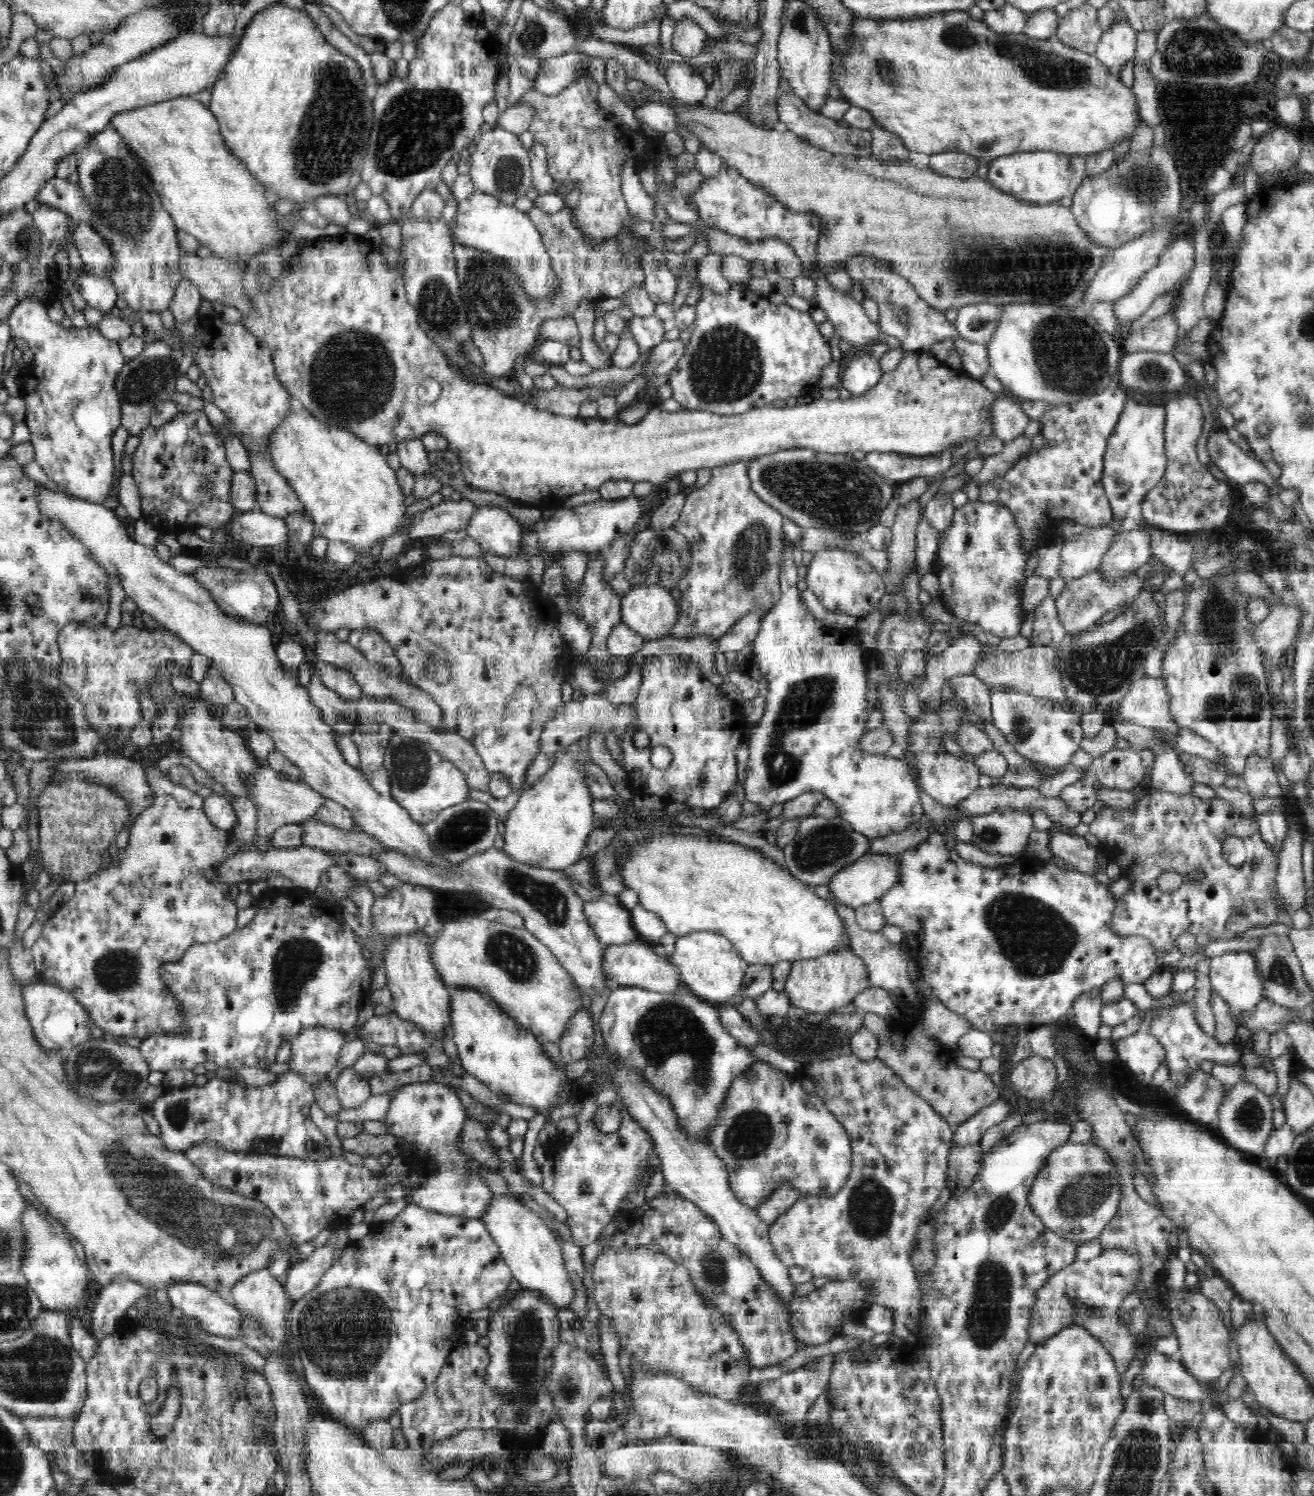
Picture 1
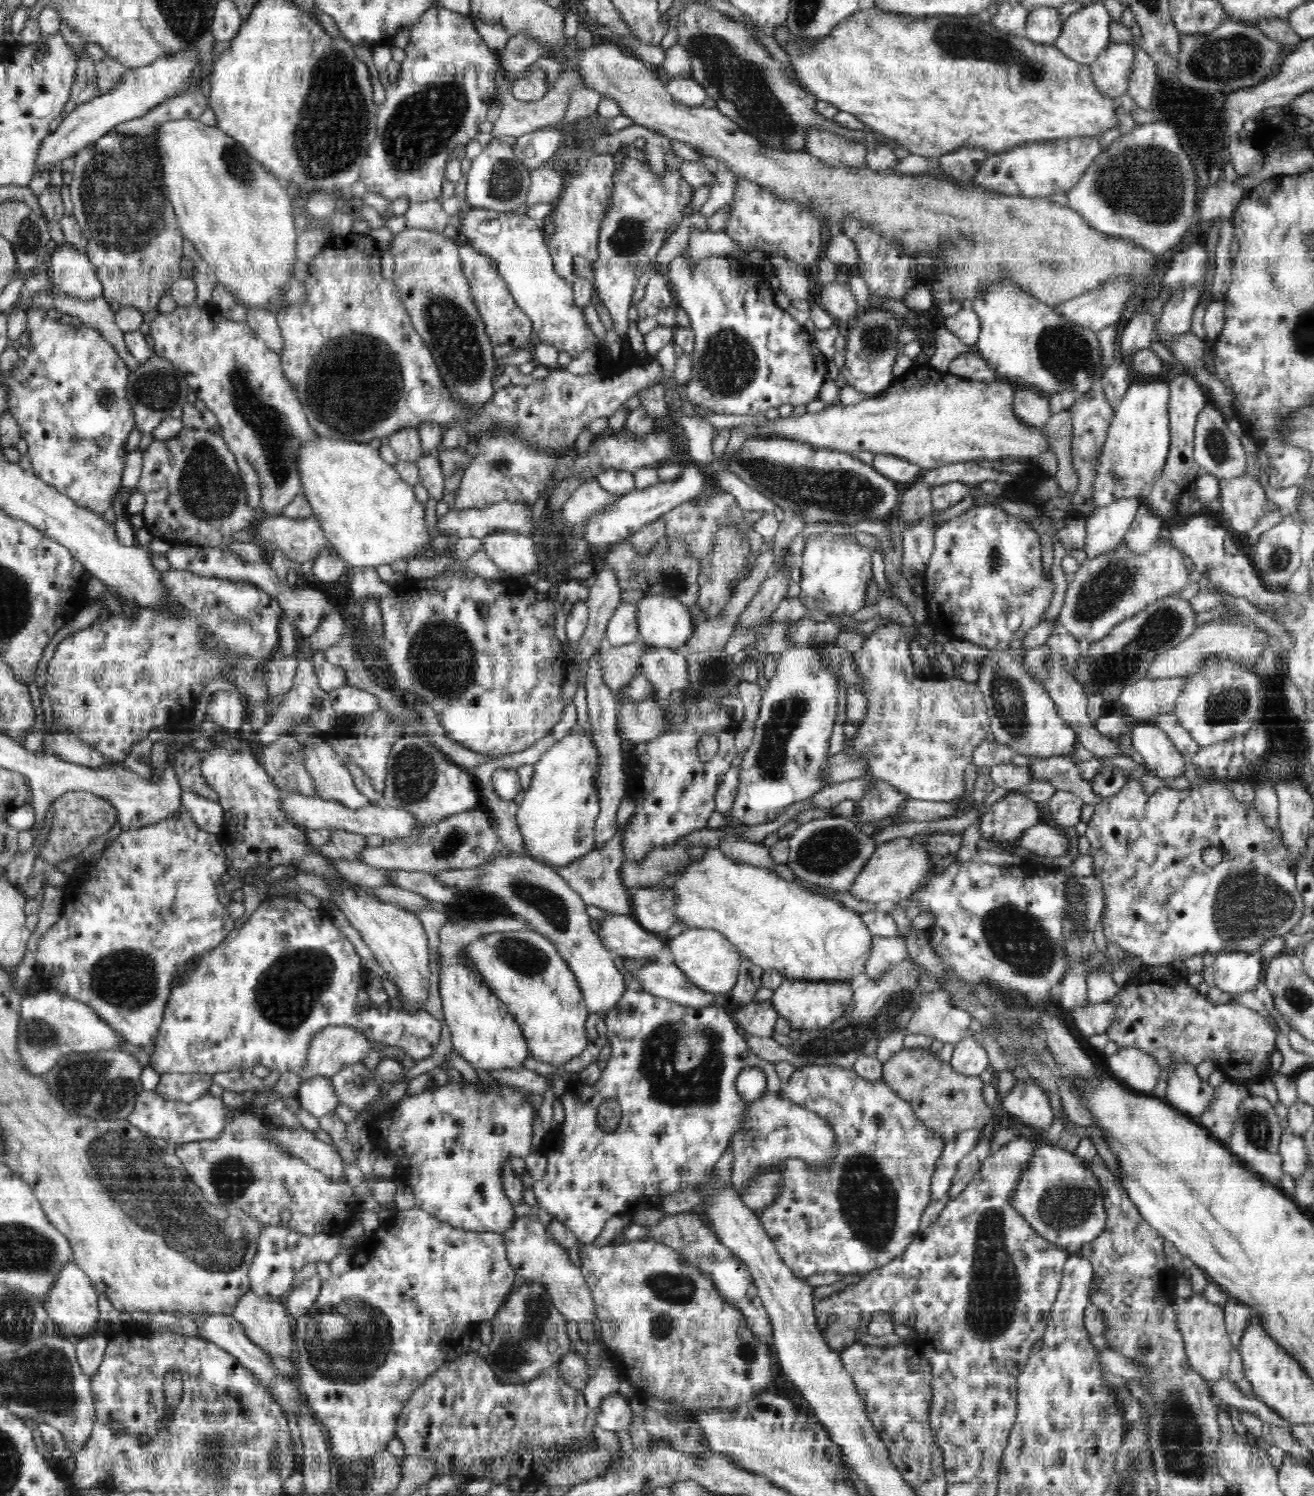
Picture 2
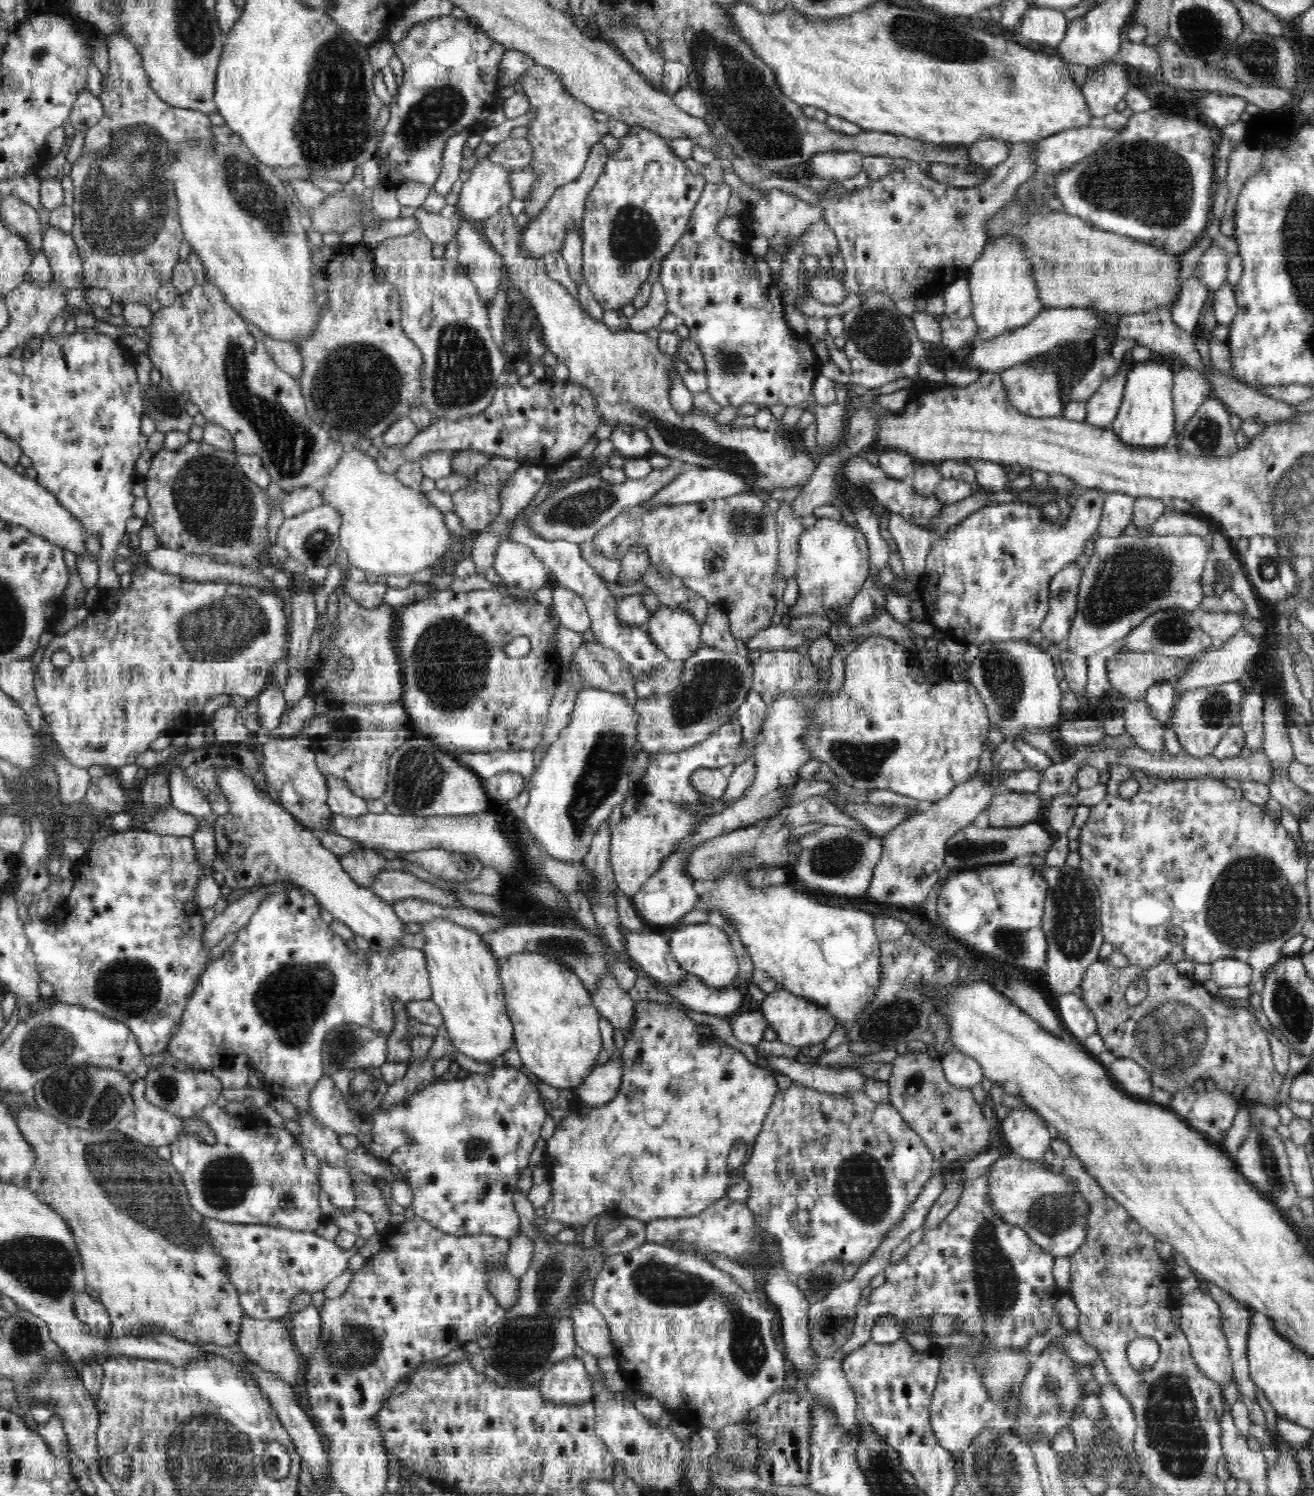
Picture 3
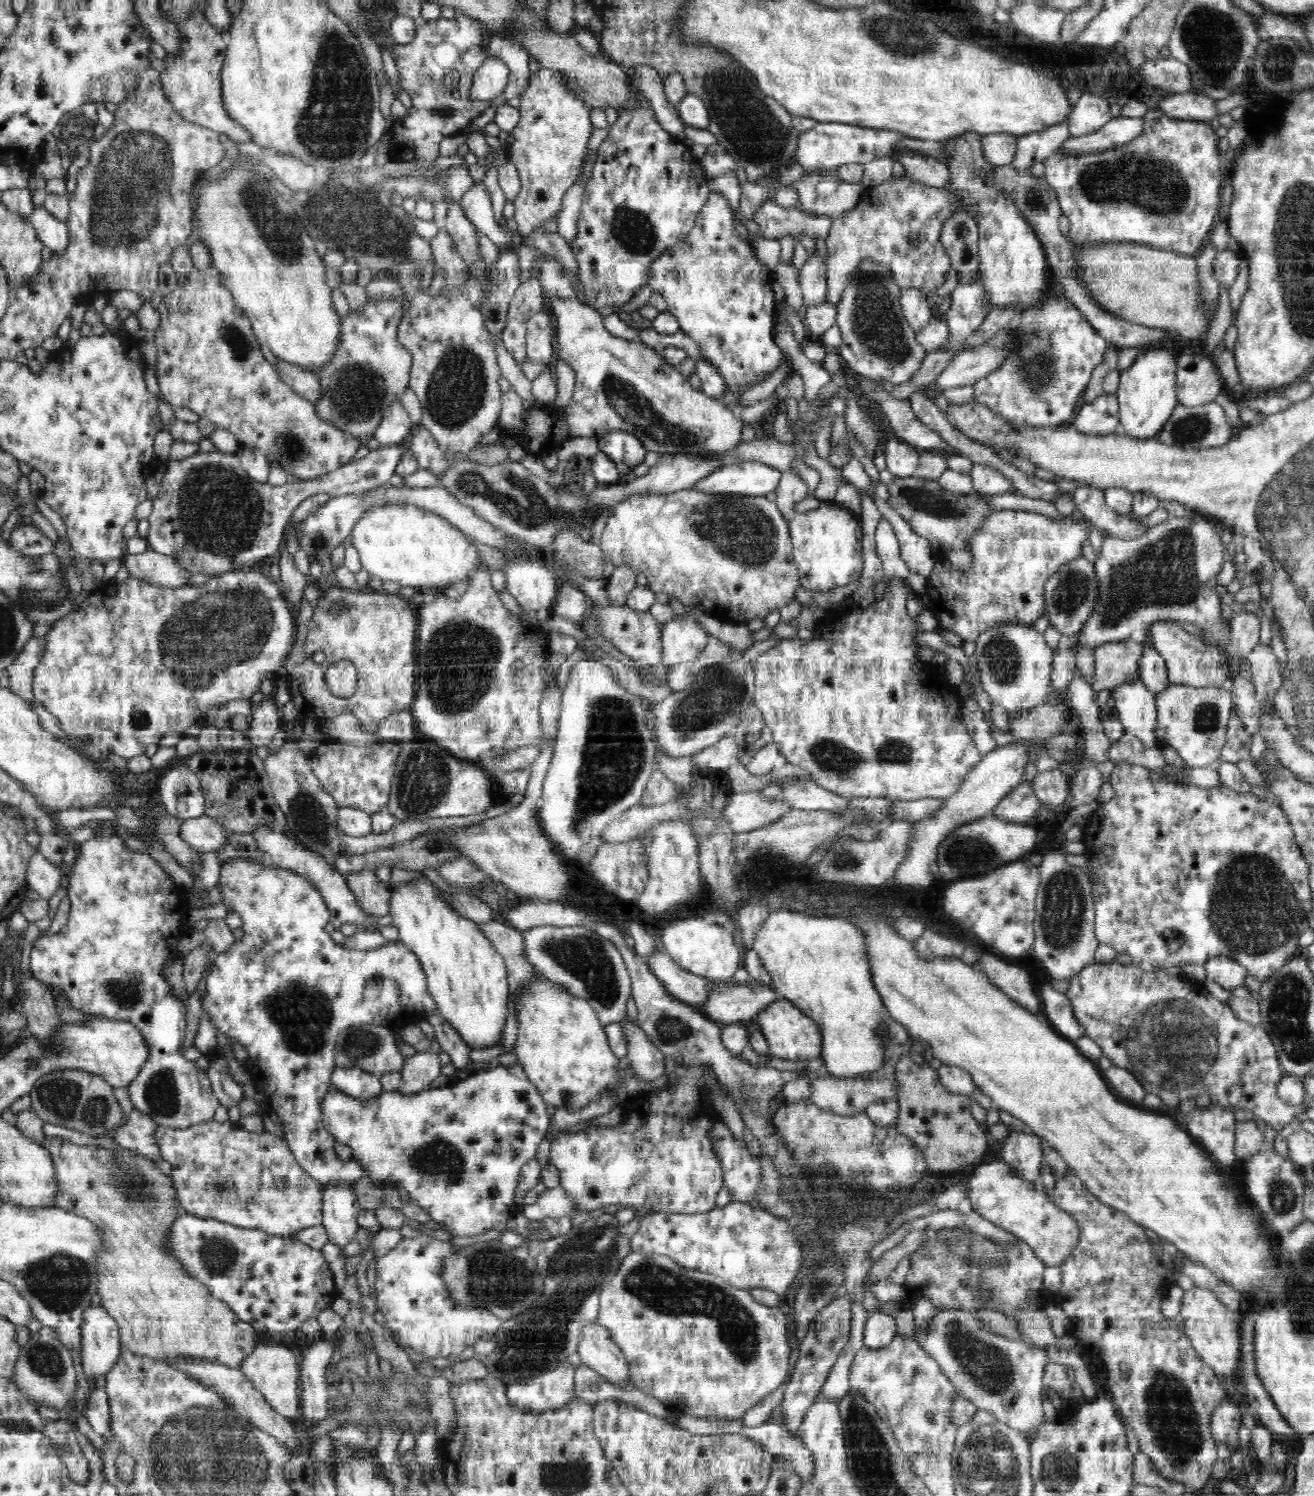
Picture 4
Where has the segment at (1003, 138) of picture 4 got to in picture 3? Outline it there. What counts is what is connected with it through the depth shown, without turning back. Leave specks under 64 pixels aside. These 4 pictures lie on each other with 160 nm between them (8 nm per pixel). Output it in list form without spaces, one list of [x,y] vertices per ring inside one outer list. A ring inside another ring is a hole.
[[[983,138],[970,145],[968,157],[972,165],[985,169],[993,169],[997,164],[1004,162],[1011,151],[1010,143],[994,138]]]

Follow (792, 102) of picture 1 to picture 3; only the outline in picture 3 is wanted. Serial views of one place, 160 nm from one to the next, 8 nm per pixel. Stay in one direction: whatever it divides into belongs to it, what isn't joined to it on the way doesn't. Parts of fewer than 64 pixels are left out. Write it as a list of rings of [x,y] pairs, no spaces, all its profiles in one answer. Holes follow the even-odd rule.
[[[828,151],[812,158],[812,174],[825,179],[844,181],[863,171],[864,155],[856,151]]]

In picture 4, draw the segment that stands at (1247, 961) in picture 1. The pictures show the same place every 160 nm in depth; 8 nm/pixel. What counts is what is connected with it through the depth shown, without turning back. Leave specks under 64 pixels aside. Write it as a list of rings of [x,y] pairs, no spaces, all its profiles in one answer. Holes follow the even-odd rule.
[[[1227,956],[1208,957],[1203,966],[1207,980],[1228,990],[1243,986],[1248,973],[1245,966]]]

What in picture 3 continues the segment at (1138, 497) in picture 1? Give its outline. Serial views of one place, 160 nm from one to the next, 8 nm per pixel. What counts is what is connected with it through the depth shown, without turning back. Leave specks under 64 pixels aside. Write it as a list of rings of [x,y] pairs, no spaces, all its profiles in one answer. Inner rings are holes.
[[[1145,361],[1135,363],[1125,374],[1126,388],[1116,418],[1110,428],[1118,435],[1122,443],[1132,447],[1155,449],[1173,443],[1176,430],[1176,417],[1173,409],[1172,369],[1166,363]],[[1096,488],[1083,490],[1068,513],[1065,524],[1057,521],[1048,523],[1041,506],[1018,500],[991,503],[968,514],[930,548],[924,574],[918,578],[916,588],[928,622],[942,636],[966,646],[1029,638],[1035,630],[1040,629],[1047,615],[1050,579],[1062,568],[1078,560],[1084,554],[1086,542],[1098,533],[1103,500],[1107,494],[1105,490]]]

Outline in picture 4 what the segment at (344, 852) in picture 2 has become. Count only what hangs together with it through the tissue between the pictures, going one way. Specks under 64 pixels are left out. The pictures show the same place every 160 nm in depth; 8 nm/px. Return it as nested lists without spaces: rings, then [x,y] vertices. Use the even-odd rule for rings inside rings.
[[[361,871],[346,877],[346,883],[356,897],[360,908],[370,916],[386,916],[390,908],[391,888],[379,882],[376,871]]]

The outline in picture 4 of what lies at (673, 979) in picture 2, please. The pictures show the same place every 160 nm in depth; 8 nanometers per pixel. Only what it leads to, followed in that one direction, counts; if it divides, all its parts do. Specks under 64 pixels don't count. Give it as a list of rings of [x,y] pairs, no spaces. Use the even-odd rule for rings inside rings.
[[[754,980],[744,985],[717,983],[701,1011],[723,1025],[740,1023],[755,1019],[777,999],[772,984],[762,986]]]

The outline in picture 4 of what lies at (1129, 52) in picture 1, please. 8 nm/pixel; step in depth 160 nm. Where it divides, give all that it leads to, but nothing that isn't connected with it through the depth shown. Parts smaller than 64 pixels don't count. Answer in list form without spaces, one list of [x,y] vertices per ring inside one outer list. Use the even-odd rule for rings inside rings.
[[[1084,91],[1068,116],[1069,136],[1084,136],[1100,130],[1112,120],[1110,104],[1098,95]]]

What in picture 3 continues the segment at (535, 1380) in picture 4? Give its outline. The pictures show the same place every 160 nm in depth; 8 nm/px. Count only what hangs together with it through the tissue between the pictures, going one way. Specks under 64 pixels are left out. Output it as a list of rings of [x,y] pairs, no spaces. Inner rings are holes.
[[[576,1356],[554,1364],[539,1382],[539,1393],[554,1404],[578,1404],[594,1397],[584,1360]]]

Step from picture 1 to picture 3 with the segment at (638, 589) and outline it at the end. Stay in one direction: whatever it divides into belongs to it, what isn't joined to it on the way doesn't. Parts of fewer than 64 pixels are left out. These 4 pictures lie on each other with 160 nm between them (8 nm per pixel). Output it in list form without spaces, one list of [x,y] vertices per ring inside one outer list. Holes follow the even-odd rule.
[[[661,605],[645,624],[654,644],[671,661],[690,658],[702,646],[701,624],[689,613]]]

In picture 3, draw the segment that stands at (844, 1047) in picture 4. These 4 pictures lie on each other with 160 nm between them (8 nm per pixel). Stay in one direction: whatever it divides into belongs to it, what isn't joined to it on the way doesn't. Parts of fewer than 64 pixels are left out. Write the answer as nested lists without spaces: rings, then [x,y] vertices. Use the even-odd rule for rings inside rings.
[[[749,872],[729,873],[716,881],[717,887],[706,894],[700,893],[698,900],[706,905],[711,914],[719,912],[724,923],[730,923],[736,929],[755,968],[764,970],[777,982],[777,990],[787,990],[822,1006],[836,1017],[838,1024],[847,1026],[856,1023],[866,1006],[874,1000],[880,986],[880,940],[876,936],[872,916],[854,908],[834,908],[820,904],[814,898],[790,888],[790,883],[770,888],[752,888],[748,885]]]

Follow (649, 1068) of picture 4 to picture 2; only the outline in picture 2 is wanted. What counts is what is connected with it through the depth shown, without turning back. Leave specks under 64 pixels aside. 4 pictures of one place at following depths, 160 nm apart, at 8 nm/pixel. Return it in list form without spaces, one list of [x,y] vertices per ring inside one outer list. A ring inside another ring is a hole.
[[[510,854],[493,857],[490,863],[474,869],[444,870],[433,876],[444,885],[460,891],[476,891],[500,898],[510,912],[520,916],[538,934],[552,941],[574,973],[589,1013],[606,1014],[613,1010],[616,1002],[620,1002],[627,988],[620,962],[612,960],[600,937],[590,928],[587,904],[584,904],[582,897],[550,866],[535,861],[528,854]]]

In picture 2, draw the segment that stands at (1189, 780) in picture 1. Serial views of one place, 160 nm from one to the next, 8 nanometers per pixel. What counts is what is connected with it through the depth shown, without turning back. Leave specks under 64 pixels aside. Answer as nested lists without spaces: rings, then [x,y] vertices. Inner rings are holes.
[[[1137,720],[1136,724],[1137,725],[1132,728],[1131,732],[1132,746],[1134,746],[1134,749],[1142,755],[1150,773],[1166,782],[1184,776],[1185,771],[1187,770],[1187,762],[1184,761],[1184,757],[1182,757],[1182,754],[1170,741],[1167,734],[1158,728],[1158,725],[1156,724],[1143,724],[1140,720]]]

